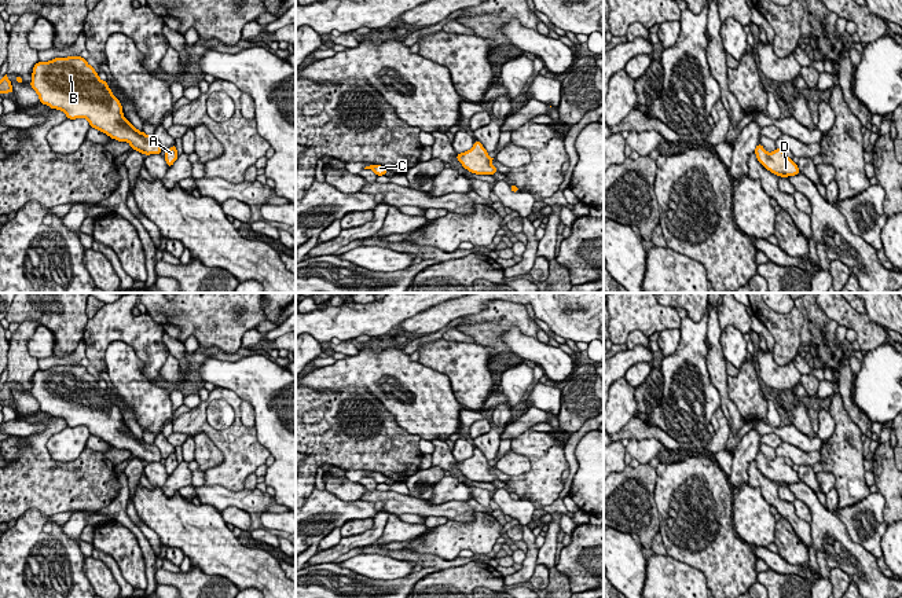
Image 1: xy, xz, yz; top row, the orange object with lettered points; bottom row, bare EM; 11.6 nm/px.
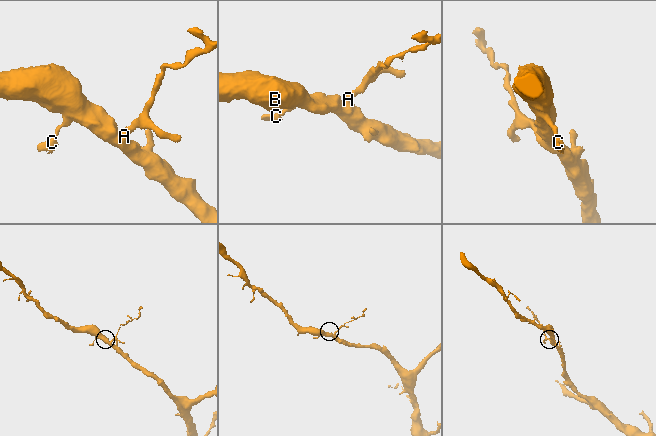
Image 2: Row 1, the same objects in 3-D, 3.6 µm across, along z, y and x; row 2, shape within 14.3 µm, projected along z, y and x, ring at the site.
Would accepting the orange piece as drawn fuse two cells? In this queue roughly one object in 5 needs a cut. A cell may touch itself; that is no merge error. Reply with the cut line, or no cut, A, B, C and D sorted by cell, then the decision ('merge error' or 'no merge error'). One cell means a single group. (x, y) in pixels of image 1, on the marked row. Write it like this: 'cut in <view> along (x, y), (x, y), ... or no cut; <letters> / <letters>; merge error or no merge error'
no cut; A B C D; no merge error

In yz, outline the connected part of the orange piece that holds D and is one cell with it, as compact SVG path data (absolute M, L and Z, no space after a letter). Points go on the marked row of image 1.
M758 143L755 148L755 154L758 161L771 173L788 177L800 175L798 164L785 155L785 151L781 148L776 148L773 153L767 153L762 144Z

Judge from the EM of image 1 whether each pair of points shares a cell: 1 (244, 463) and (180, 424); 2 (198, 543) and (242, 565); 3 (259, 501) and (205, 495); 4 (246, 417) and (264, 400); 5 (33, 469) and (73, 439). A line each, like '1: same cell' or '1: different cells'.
1: same cell
2: same cell
3: same cell
4: different cells
5: different cells

